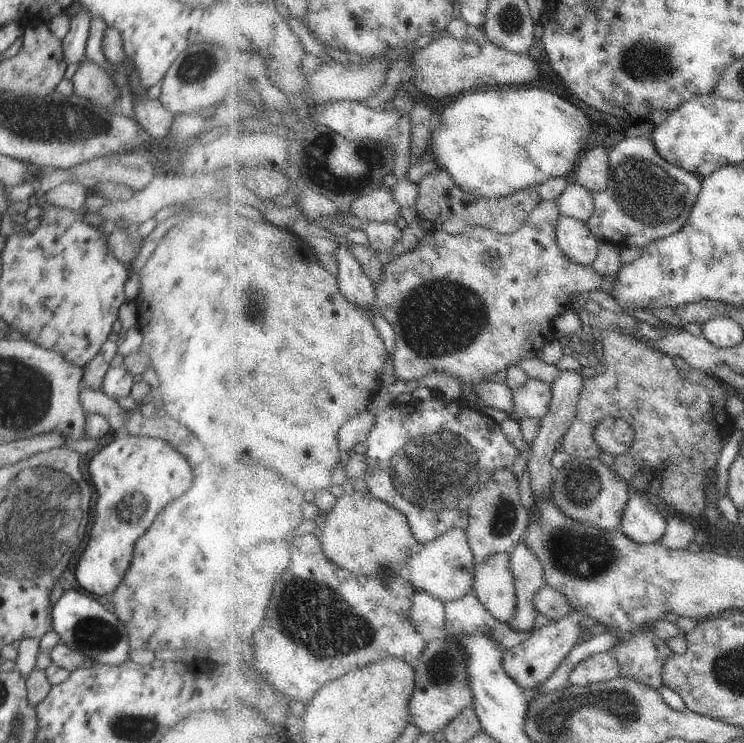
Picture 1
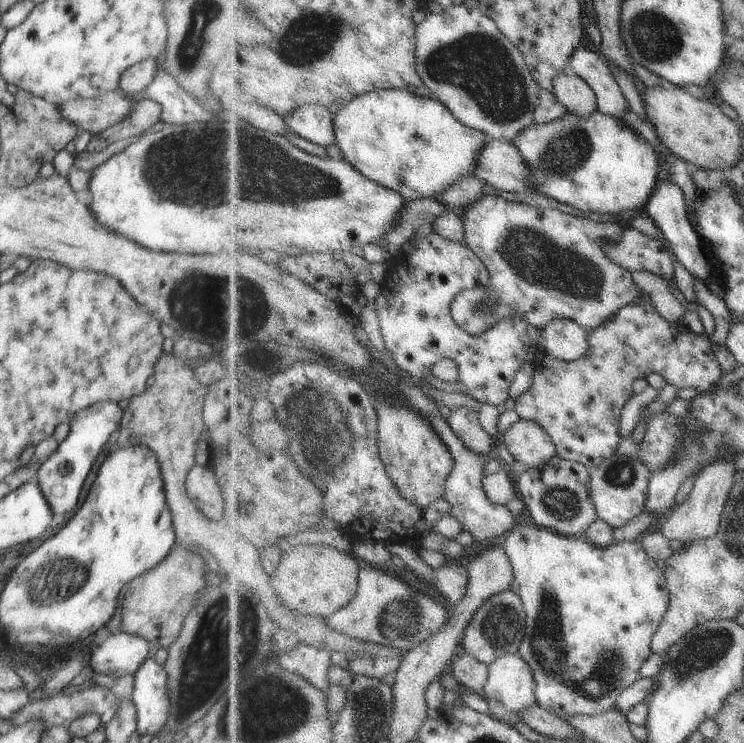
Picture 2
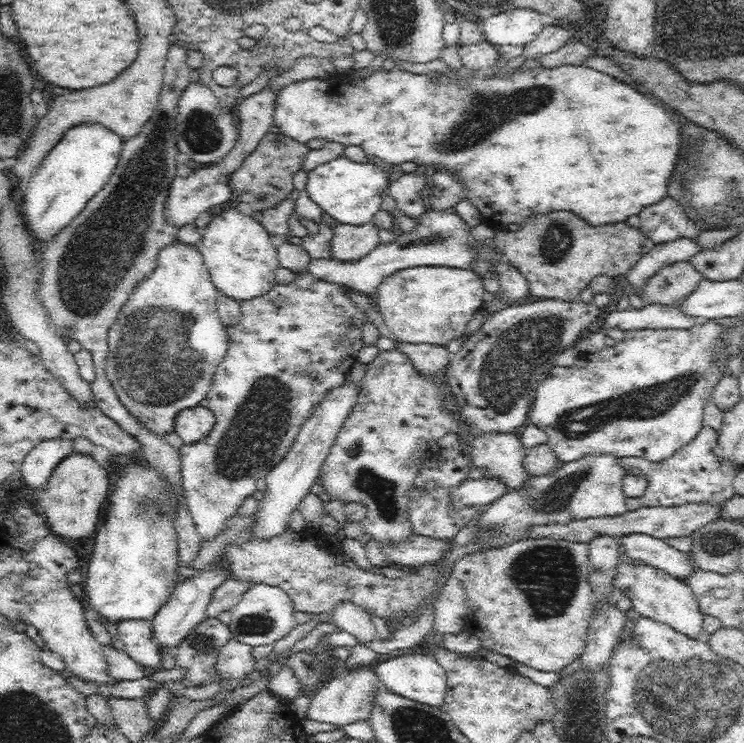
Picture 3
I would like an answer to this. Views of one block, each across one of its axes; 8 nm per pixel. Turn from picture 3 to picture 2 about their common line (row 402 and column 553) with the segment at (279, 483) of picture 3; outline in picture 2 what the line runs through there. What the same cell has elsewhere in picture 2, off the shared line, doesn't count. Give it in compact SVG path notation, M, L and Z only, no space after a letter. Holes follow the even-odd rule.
M559 318L543 331L546 350L550 354L572 362L584 358L591 351L589 330L572 318Z

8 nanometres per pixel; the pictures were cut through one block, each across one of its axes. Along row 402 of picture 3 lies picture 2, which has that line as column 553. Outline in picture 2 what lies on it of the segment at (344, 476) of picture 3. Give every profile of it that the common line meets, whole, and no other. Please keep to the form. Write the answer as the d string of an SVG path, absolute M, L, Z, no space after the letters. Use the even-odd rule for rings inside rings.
M645 294L643 300L625 306L611 321L600 328L589 330L591 351L581 359L568 362L546 352L535 371L533 385L528 392L513 405L520 418L539 422L552 435L557 444L557 452L563 459L583 462L592 470L604 461L614 457L623 437L620 436L620 420L626 404L634 396L634 384L640 378L648 379L651 374L660 373L669 380L669 384L678 389L692 388L708 391L723 376L715 355L713 344L707 337L698 337L695 333L680 332L680 325L672 326L654 306L652 294Z

